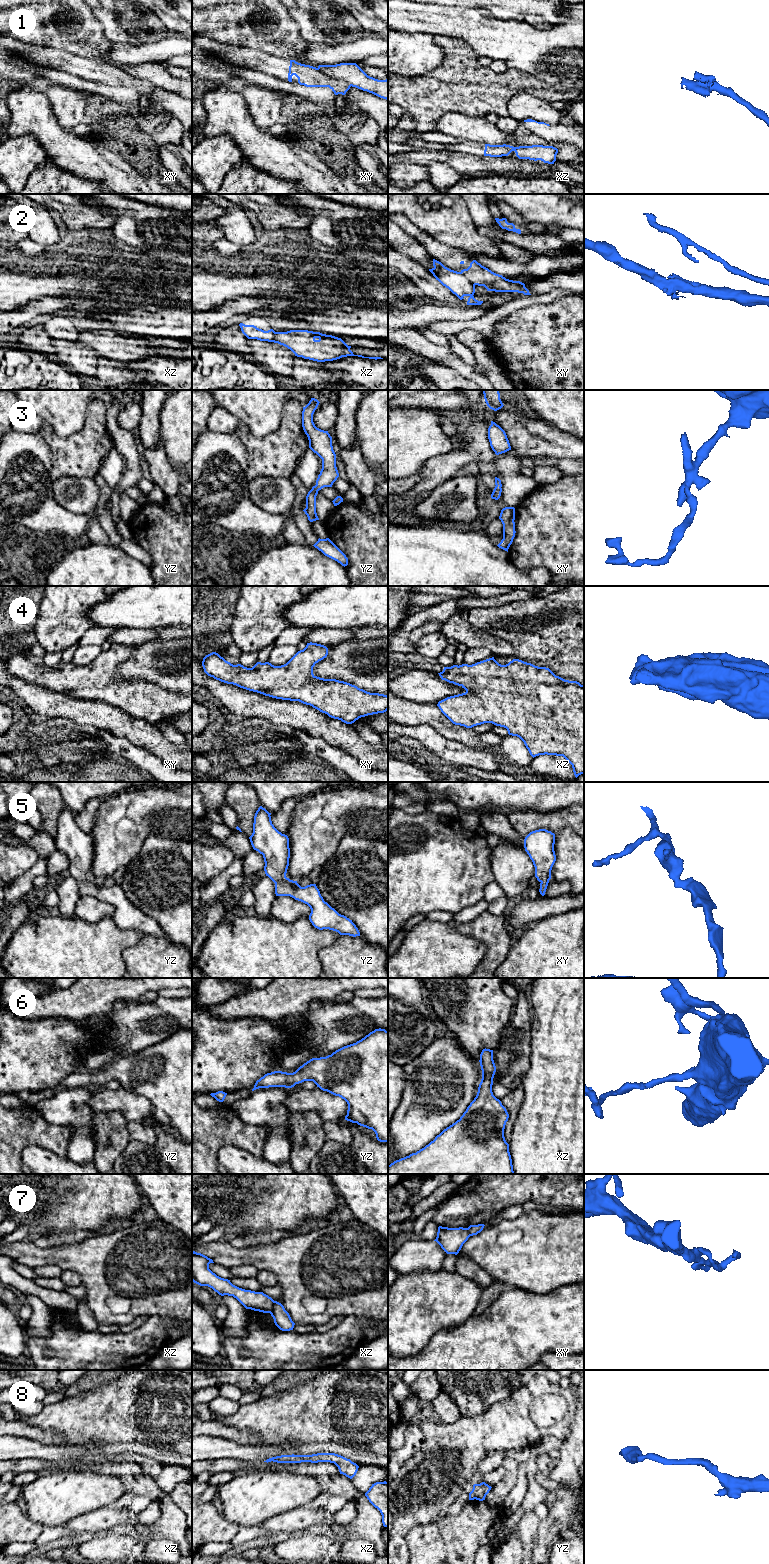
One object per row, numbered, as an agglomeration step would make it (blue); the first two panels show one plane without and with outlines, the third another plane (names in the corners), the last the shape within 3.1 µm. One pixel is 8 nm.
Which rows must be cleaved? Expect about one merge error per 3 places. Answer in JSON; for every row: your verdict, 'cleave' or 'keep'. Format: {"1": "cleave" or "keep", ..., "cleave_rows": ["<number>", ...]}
{"1": "cleave", "2": "cleave", "3": "keep", "4": "keep", "5": "keep", "6": "keep", "7": "cleave", "8": "keep", "cleave_rows": ["1", "2", "7"]}

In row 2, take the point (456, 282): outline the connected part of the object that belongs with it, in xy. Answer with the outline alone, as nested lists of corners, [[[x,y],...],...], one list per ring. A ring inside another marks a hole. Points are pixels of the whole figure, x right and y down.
[[[433,259],[433,268],[429,271],[443,286],[448,288],[460,300],[468,296],[467,305],[481,305],[483,301],[474,298],[475,285],[461,272],[445,267],[441,262]]]

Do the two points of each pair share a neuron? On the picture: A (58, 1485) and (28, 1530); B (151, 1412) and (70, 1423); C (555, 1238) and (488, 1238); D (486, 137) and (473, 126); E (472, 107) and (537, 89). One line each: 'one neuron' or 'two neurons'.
A: two neurons
B: one neuron
C: one neuron
D: one neuron
E: one neuron

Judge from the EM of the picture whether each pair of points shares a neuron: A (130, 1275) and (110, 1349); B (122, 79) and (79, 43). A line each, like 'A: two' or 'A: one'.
A: two
B: two

